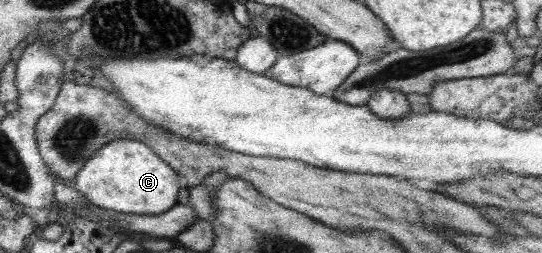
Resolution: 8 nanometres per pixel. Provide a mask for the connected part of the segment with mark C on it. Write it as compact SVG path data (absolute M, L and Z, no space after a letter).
M116 139L99 149L72 184L87 201L103 209L135 215L159 215L177 202L179 177L150 147L134 139Z

